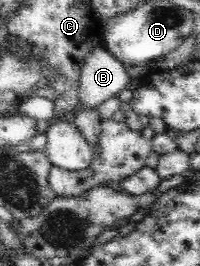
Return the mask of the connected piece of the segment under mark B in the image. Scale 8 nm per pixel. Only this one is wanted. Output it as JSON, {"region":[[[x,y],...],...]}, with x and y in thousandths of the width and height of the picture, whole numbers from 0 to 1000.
{"region":[[[485,169],[405,252],[380,414],[475,417],[515,380],[585,365],[605,338],[640,331],[650,305],[615,233]]]}

